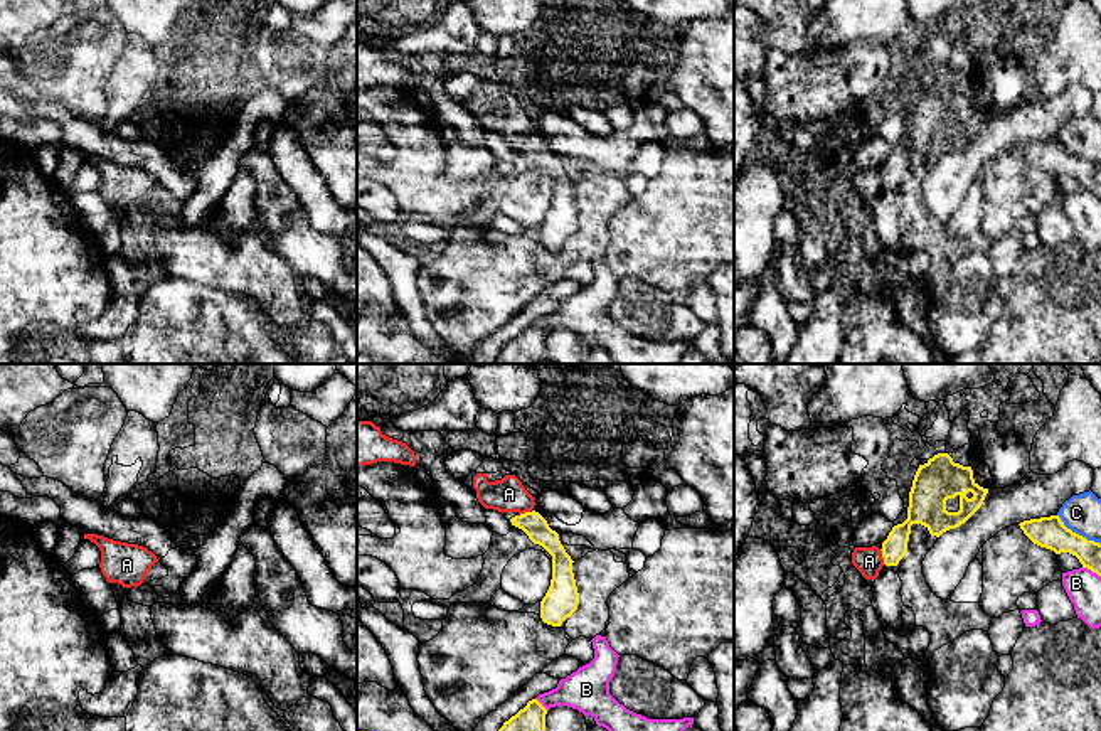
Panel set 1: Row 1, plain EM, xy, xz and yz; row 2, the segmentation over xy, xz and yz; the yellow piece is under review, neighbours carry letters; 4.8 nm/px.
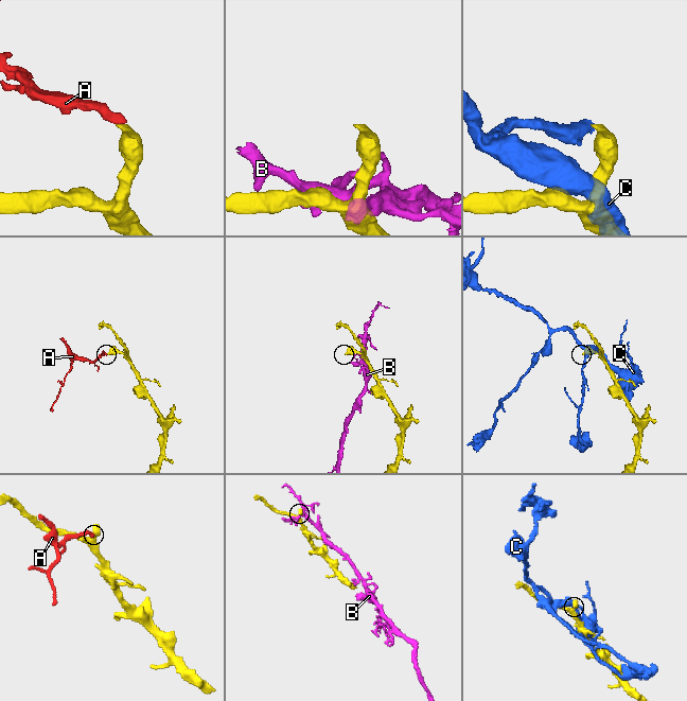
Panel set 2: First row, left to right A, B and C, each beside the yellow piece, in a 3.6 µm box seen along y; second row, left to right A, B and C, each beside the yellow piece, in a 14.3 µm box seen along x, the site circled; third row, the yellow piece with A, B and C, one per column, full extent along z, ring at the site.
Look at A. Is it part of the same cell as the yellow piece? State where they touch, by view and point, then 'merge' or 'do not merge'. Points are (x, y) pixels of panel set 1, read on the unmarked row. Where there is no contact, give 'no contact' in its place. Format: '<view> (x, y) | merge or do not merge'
yz (882, 179) | merge

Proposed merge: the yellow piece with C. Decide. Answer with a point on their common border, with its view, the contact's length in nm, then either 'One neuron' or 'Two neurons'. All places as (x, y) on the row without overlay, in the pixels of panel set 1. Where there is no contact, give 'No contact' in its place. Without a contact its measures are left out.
Touches yellow at yz (1078, 157). Shared border 260 nm. Two neurons

